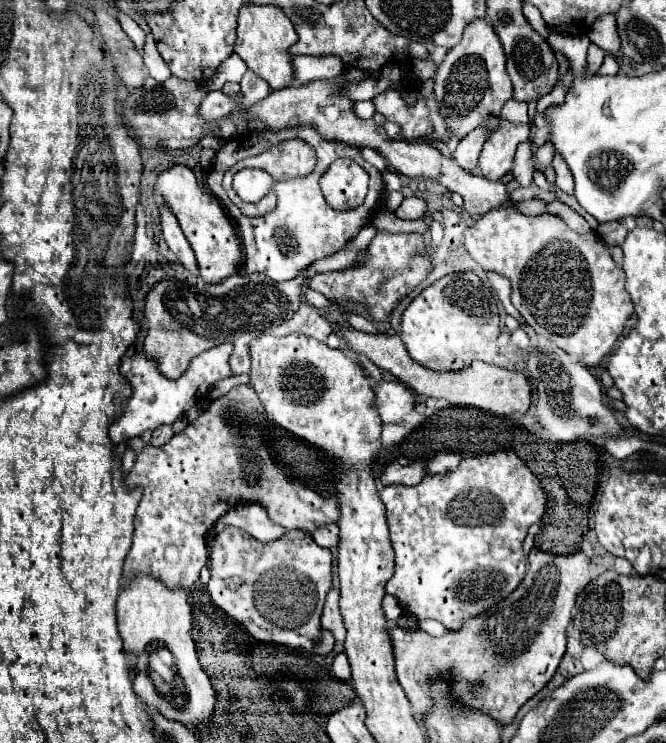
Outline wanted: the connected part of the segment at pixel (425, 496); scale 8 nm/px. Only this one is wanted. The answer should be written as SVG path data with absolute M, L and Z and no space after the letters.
M511 450L467 456L453 472L427 476L417 486L385 486L379 498L387 510L387 526L395 552L395 574L387 582L385 592L395 596L419 620L433 618L449 630L459 630L463 622L515 592L527 572L523 540L529 526L539 522L545 512L545 494L537 476Z

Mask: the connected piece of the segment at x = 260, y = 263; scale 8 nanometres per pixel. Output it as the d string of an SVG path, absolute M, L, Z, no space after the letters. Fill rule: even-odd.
M291 128L287 132L279 132L279 136L271 136L271 132L257 132L257 134L255 132L245 132L241 136L235 136L235 140L231 140L231 142L227 140L227 144L215 156L213 168L211 168L209 176L207 176L207 184L213 190L213 194L227 206L227 212L235 220L235 226L237 226L237 232L239 232L239 238L241 238L241 248L243 248L243 254L245 254L243 256L243 270L245 270L245 274L261 272L267 278L275 280L275 282L291 280L291 278L295 278L297 270L307 268L315 260L327 258L331 254L335 254L337 250L341 250L351 238L357 236L359 228L365 226L367 214L371 212L371 208L377 204L377 200L381 198L381 194L385 190L383 182L381 182L381 172L361 158L359 148L347 146L347 144L337 144L337 142L327 142L311 128ZM291 138L301 138L309 146L315 148L315 152L317 152L315 172L309 178L305 178L305 180L277 182L277 180L273 180L271 174L267 174L265 170L259 170L259 168L243 168L243 170L239 170L235 174L235 178L233 178L233 190L237 192L237 196L243 202L259 202L269 192L277 194L277 208L273 212L269 212L269 214L261 216L261 218L247 218L247 216L243 216L239 212L239 208L227 198L227 194L221 188L221 180L223 180L225 170L229 170L239 160L247 158L249 156L247 152L265 152L269 146L281 144L283 140L291 140ZM339 158L355 160L371 176L369 192L367 192L365 202L359 208L345 210L345 212L339 212L339 210L335 212L327 204L327 200L325 200L325 196L323 196L323 192L319 188L319 180L321 180L323 172L327 172L327 168ZM335 228L337 228L337 238L335 238Z

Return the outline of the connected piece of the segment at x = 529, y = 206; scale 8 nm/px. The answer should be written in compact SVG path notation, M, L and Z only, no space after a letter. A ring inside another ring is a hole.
M525 200L525 202L513 202L513 206L517 206L521 212L527 212L527 214L539 214L539 212L547 212L545 210L545 204L539 202L539 200Z

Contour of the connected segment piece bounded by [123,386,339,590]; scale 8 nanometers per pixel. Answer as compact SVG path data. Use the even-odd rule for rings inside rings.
M237 386L229 394L215 400L193 424L189 424L181 434L175 434L165 446L161 448L147 446L137 456L133 470L125 476L125 484L127 488L143 488L143 496L135 514L133 546L123 566L123 582L135 580L137 574L149 574L167 588L185 588L185 590L193 588L193 584L199 580L201 568L207 566L209 560L205 548L205 532L217 522L219 516L231 510L233 504L239 500L261 502L275 524L283 528L299 528L309 534L321 526L339 522L337 498L323 498L311 488L301 486L299 482L291 482L285 476L285 472L273 464L271 452L263 442L265 434L261 426L265 422L267 422L265 410L259 404L259 398L255 396L253 388ZM241 422L249 424L249 428L241 430L239 428Z

